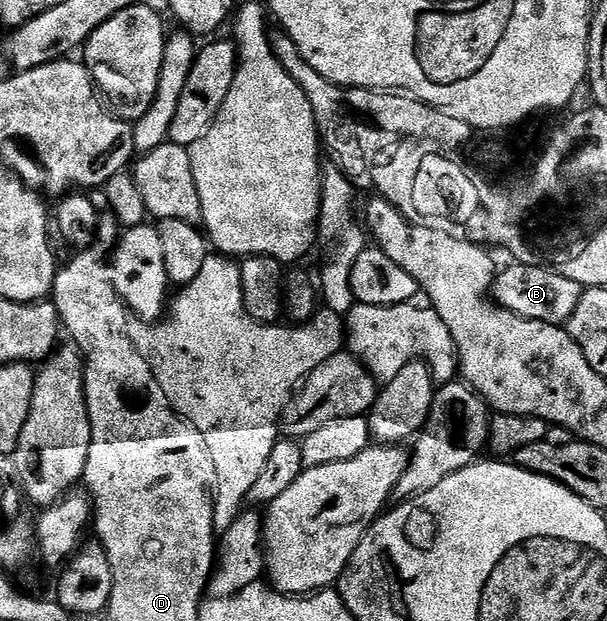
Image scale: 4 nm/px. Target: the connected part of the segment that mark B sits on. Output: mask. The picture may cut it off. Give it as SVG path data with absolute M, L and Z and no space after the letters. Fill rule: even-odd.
M512 262L509 265L505 272L503 269L497 275L496 283L490 289L495 303L522 318L530 318L547 324L567 325L568 319L572 317L580 302L582 285L552 271L547 266L531 268L529 264L519 262Z

